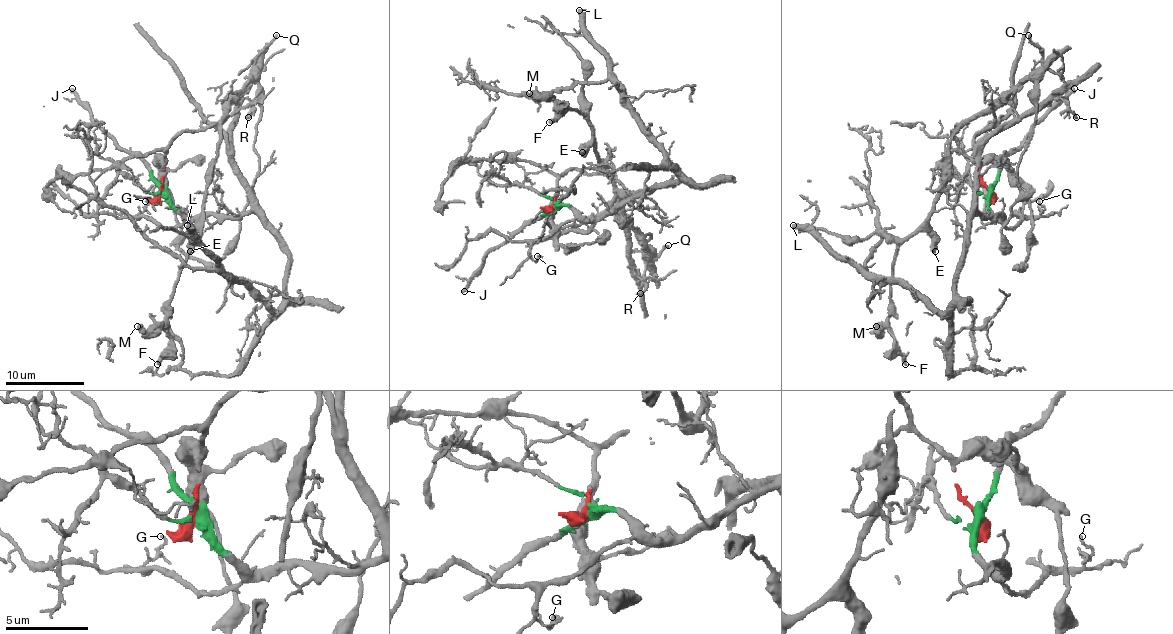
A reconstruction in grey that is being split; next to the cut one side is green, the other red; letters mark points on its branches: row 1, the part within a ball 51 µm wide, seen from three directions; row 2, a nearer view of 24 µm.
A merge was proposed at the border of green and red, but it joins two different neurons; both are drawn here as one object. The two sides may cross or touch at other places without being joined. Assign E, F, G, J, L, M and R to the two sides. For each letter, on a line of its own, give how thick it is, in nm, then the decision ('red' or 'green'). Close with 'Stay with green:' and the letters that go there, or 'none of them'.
E: 550 nm thick; red
F: 300 nm thick; red
G: 130 nm thick; green
J: 360 nm thick; green
L: 550 nm thick; green
M: 550 nm thick; red
R: 220 nm thick; green
Stay with green: G, J, L, R

